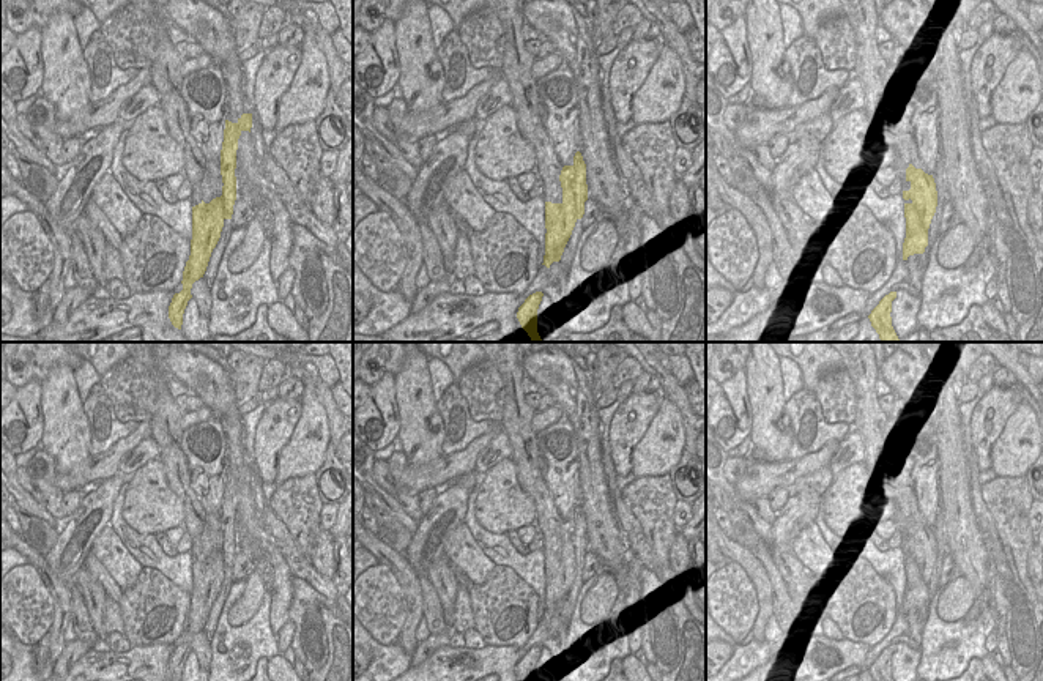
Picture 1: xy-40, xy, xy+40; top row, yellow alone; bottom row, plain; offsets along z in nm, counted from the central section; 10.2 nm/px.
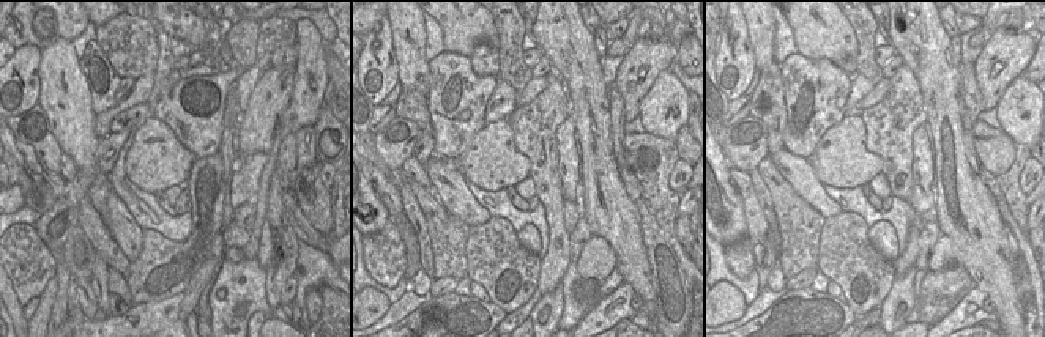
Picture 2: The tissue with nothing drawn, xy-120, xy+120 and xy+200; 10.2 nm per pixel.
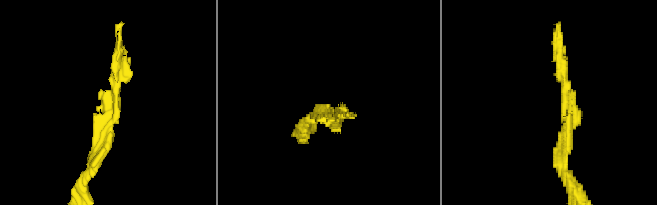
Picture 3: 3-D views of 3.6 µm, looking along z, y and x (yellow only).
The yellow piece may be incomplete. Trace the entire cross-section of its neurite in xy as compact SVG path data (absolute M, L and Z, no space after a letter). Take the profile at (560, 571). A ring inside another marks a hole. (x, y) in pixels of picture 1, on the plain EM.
M580 504L573 509L572 519L564 519L559 528L562 541L562 555L545 555L545 608L547 621L559 615L564 601L572 588L575 575L585 568L588 553L586 517Z

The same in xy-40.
M243 467L236 476L225 473L224 495L221 503L222 549L210 556L203 553L192 560L191 608L183 624L183 643L175 646L169 659L169 672L175 681L181 681L183 667L192 651L191 642L203 631L211 605L216 601L225 572L232 572L236 553L236 503L243 484L251 486L252 467Z

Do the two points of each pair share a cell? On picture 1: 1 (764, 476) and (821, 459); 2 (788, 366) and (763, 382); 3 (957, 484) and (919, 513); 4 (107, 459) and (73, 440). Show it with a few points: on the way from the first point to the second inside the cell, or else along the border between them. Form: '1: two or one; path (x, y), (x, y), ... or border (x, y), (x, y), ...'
1: one; path (779, 475), (791, 473), (807, 464)
2: two; border (779, 358), (783, 398), (786, 401)
3: two; border (938, 461), (936, 508)
4: two; border (90, 456), (66, 473), (55, 473)

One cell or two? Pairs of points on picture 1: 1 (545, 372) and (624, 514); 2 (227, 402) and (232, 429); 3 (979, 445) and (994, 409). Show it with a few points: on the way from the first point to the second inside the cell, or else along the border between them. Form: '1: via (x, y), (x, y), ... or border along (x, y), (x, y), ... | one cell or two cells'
1: border along (601, 446), (602, 470), (616, 519) | two cells
2: via (227, 409), (232, 423) | one cell
3: via (982, 435), (991, 418) | one cell

